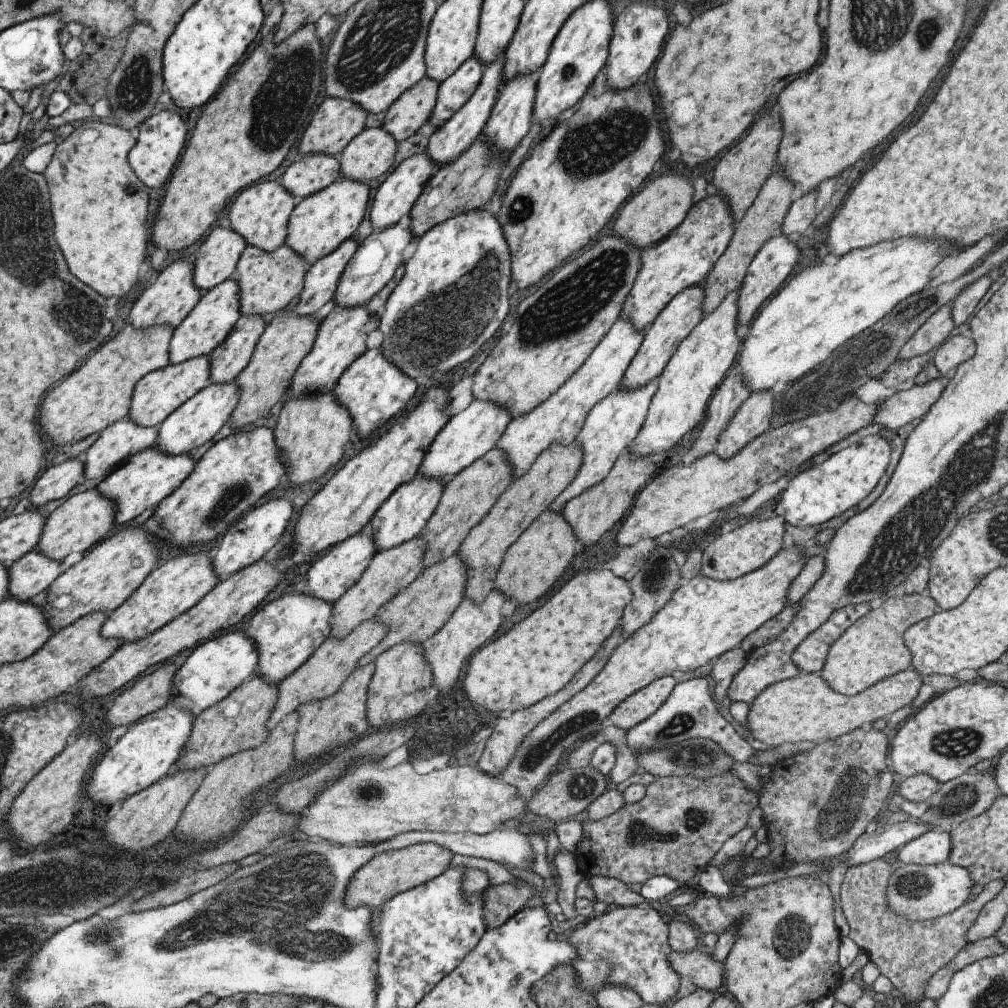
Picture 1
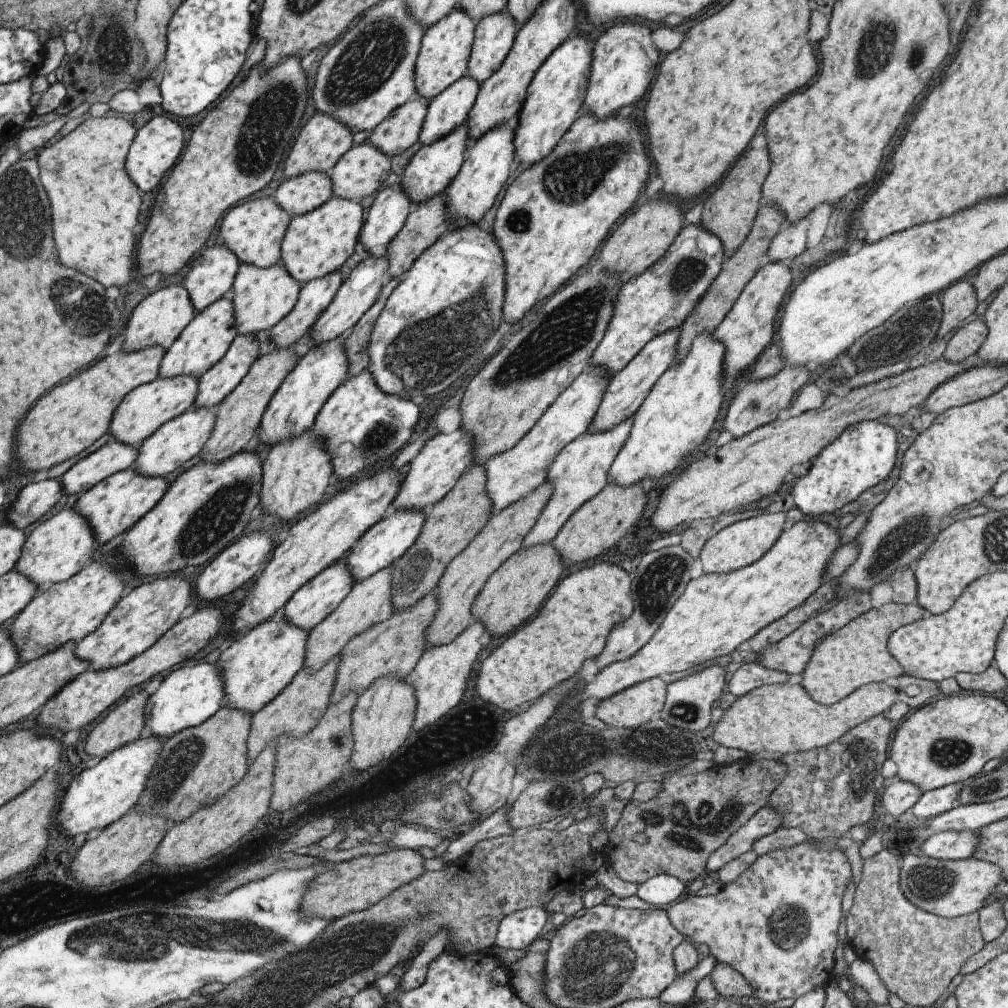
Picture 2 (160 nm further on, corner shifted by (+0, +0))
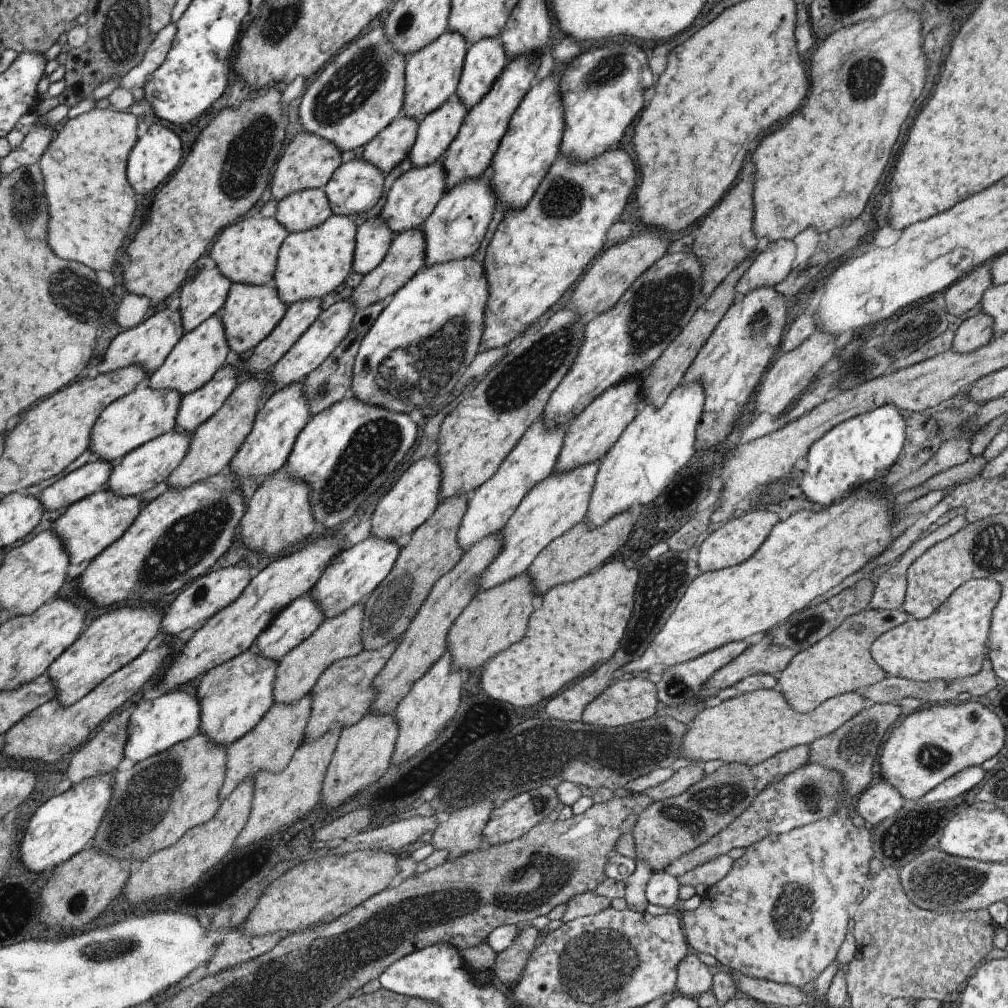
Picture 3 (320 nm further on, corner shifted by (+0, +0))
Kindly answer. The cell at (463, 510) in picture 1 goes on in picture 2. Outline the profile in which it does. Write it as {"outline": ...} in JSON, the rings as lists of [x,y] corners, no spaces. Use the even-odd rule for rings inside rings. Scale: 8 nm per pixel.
{"outline":[[[483,465],[471,466],[440,501],[423,510],[424,521],[415,542],[391,564],[392,567],[388,570],[393,615],[411,608],[418,600],[431,593],[448,562],[456,557],[485,526],[491,516],[489,499],[484,491],[485,481]]]}

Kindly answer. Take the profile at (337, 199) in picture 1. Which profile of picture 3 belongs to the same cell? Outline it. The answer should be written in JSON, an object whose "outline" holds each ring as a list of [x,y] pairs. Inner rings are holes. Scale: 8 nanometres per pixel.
{"outline":[[[331,214],[315,228],[289,233],[280,244],[271,280],[279,300],[289,306],[333,292],[352,270],[356,228],[352,217]]]}

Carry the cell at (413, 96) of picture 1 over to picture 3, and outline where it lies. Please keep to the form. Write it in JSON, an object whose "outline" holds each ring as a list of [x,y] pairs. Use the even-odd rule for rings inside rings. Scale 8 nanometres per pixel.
{"outline":[[[397,116],[363,147],[362,159],[385,176],[408,156],[415,140],[416,128],[415,120]]]}

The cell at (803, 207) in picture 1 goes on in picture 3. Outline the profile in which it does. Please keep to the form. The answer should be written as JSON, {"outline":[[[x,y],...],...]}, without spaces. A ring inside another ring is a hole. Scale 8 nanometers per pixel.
{"outline":[[[779,239],[762,244],[747,270],[736,282],[736,298],[741,298],[759,287],[773,287],[779,284],[792,269],[793,257],[792,241]]]}

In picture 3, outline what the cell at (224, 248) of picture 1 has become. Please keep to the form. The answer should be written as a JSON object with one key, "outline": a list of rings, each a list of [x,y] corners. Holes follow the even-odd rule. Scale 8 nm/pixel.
{"outline":[[[208,263],[180,285],[178,311],[184,334],[199,326],[206,318],[219,314],[230,284],[217,267]]]}

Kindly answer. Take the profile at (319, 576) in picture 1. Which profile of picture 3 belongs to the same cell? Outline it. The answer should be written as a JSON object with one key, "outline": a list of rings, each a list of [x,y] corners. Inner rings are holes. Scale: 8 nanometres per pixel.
{"outline":[[[310,596],[292,600],[257,635],[252,648],[269,661],[278,661],[301,644],[325,618]]]}

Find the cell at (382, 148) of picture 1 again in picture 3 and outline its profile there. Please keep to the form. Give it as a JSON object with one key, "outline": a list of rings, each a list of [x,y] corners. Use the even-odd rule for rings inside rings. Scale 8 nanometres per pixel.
{"outline":[[[362,158],[340,164],[322,186],[333,215],[356,217],[381,198],[382,172]]]}

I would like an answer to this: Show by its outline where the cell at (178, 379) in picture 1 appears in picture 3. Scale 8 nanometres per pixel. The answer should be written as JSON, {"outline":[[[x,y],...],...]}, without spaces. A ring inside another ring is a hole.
{"outline":[[[147,378],[139,381],[131,392],[115,399],[97,416],[89,431],[87,449],[92,453],[91,457],[114,464],[133,449],[171,431],[180,398],[180,394],[171,389],[150,389]]]}

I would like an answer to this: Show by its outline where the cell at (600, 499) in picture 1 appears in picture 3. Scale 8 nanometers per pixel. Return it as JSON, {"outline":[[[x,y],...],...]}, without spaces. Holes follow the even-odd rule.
{"outline":[[[624,511],[612,516],[595,529],[587,529],[583,520],[581,523],[573,525],[561,536],[553,539],[526,568],[525,572],[529,577],[532,593],[539,597],[555,584],[571,582],[600,567],[609,556],[613,556],[623,546],[628,539],[632,524],[628,511]]]}

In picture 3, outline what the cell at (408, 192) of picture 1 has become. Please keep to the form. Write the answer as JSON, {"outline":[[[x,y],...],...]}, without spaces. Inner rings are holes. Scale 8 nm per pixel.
{"outline":[[[380,214],[374,218],[369,218],[364,223],[360,224],[356,228],[354,249],[352,254],[351,268],[357,274],[370,273],[381,259],[384,257],[389,243],[392,241],[393,233],[389,230],[389,227],[380,219]]]}

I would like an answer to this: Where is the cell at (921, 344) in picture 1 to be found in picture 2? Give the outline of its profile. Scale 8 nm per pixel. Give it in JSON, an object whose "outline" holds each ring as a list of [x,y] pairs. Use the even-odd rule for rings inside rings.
{"outline":[[[963,278],[961,281],[948,286],[941,294],[940,301],[942,317],[935,339],[945,336],[949,330],[964,323],[978,303],[970,278]]]}

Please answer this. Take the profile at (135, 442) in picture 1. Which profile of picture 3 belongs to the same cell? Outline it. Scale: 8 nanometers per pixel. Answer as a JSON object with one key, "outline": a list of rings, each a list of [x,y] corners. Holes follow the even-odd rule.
{"outline":[[[92,458],[43,489],[37,500],[45,511],[67,508],[70,504],[101,490],[112,468],[111,463]]]}

